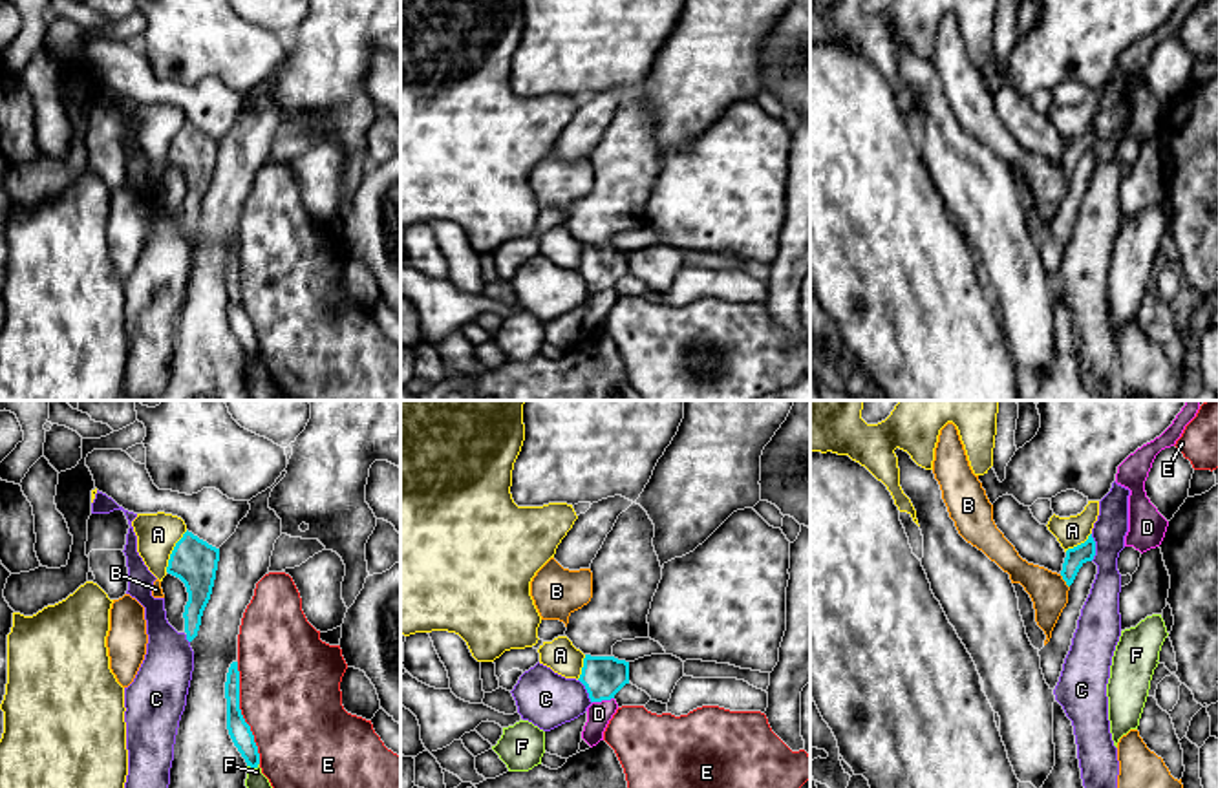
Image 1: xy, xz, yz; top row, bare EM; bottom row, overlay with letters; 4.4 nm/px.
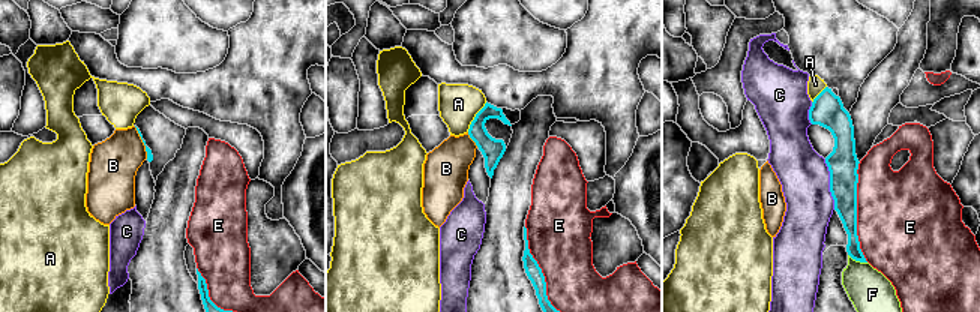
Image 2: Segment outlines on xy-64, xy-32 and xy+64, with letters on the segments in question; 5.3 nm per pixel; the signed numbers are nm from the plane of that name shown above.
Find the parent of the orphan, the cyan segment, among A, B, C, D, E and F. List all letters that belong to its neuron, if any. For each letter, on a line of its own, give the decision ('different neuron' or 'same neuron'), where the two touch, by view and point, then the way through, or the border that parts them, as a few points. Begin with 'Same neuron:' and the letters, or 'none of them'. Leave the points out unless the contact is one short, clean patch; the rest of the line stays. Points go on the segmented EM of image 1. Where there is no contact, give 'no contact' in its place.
Same neuron: D
A: different neuron | xy (172, 551) | along xy (187, 531), (176, 543), (165, 571)
B: different neuron | yz (1065, 580) | along yz (1059, 575), (1068, 587)
C: different neuron | yz (1094, 547)
D: same neuron | xz (602, 699) | across xz (604, 677), (602, 699), (598, 713)
E: different neuron | xy (240, 713)
F: different neuron | xy (253, 768)

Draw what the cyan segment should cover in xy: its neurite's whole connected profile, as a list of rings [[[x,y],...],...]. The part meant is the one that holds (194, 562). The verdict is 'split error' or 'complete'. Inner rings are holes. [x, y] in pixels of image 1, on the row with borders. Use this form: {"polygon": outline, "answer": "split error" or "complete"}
{"polygon": [[[188,530],[170,554],[166,572],[179,578],[188,592],[188,602],[183,612],[188,642],[198,636],[203,611],[212,594],[218,561],[219,548],[208,545]]], "answer": "complete"}

